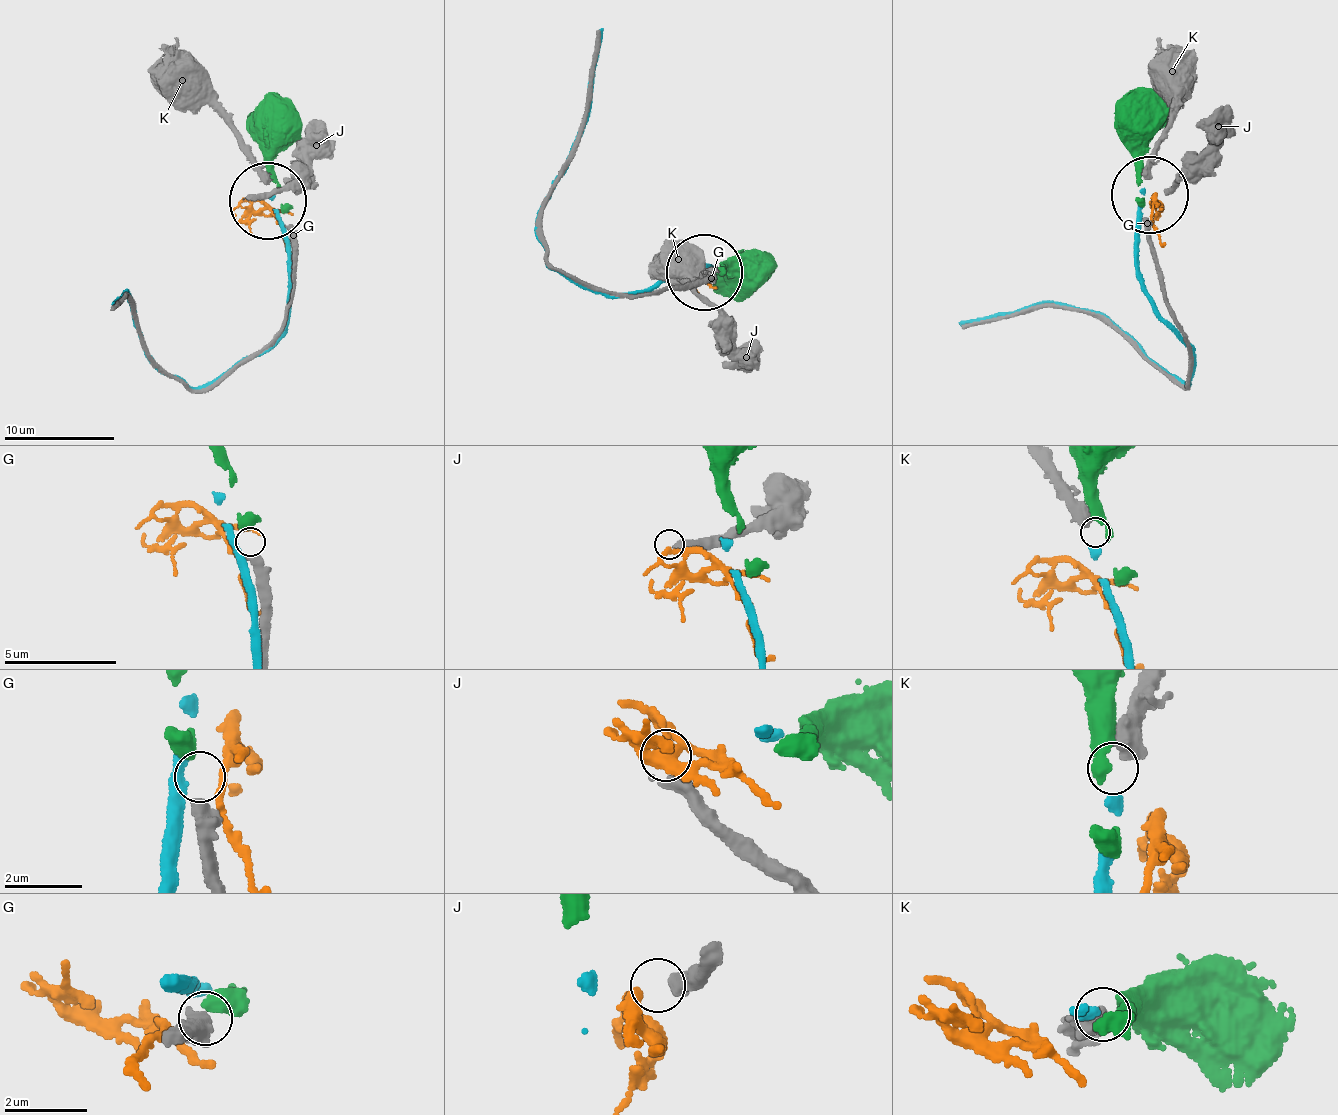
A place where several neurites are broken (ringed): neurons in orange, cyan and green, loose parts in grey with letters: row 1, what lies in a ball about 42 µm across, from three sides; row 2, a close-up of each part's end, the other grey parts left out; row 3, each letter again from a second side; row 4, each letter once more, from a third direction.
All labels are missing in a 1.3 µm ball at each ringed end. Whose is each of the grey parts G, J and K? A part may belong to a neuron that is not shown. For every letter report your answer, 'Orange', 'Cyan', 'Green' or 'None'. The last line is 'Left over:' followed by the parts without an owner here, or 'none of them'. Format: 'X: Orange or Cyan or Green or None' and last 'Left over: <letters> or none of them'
G: Green
J: None
K: Cyan
Left over: J

